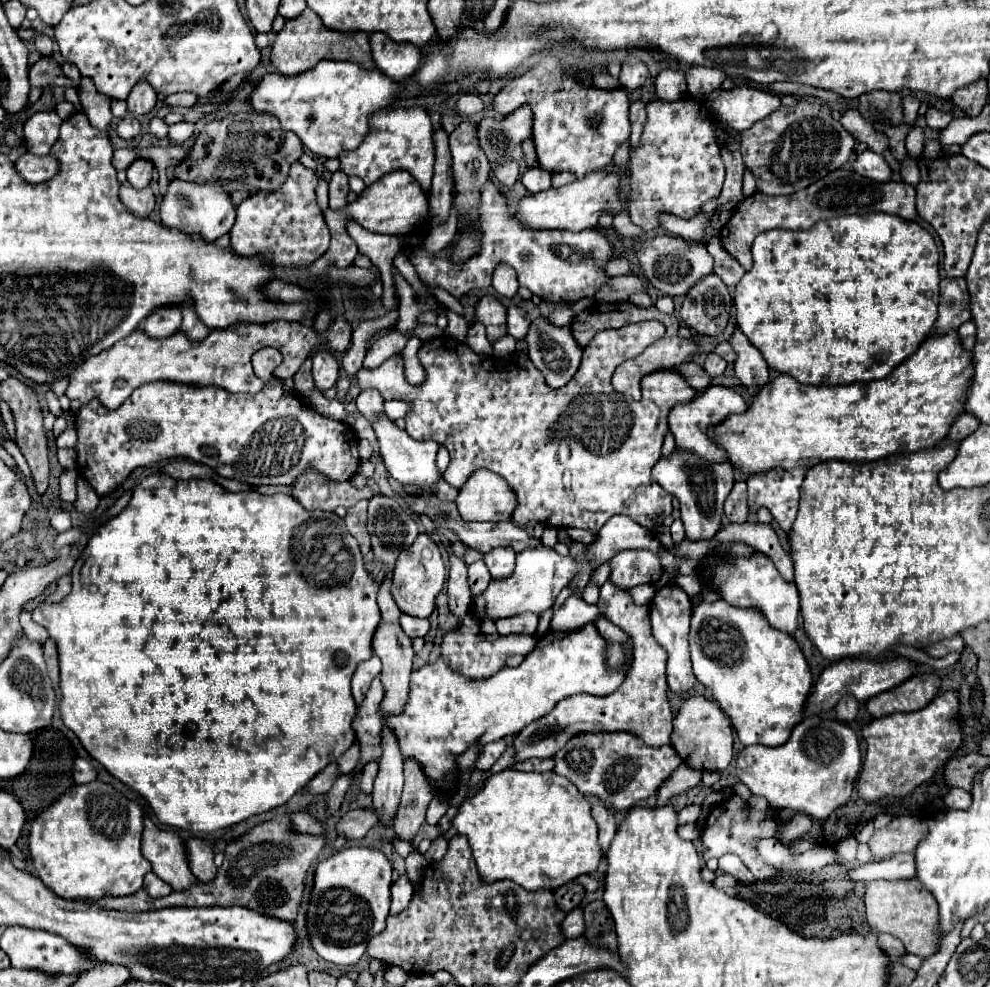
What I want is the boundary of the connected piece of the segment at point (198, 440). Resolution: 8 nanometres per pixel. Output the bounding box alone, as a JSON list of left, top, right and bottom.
[76,347,360,497]

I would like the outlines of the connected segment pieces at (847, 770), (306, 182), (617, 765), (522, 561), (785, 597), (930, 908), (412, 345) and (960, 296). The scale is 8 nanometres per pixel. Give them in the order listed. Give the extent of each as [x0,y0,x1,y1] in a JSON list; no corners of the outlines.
[[736,715,862,819],[230,161,330,269],[554,731,682,811],[470,545,576,621],[702,553,800,633],[866,879,940,959],[402,337,426,385],[936,279,970,331]]

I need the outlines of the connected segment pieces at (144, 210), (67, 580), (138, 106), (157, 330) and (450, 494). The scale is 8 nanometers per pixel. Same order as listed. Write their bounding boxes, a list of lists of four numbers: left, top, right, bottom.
[[120,181,156,217],[45,573,72,602],[126,83,158,115],[140,307,182,339],[432,479,458,501]]

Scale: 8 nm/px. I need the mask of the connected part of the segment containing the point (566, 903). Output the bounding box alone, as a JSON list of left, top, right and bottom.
[554,881,586,911]

